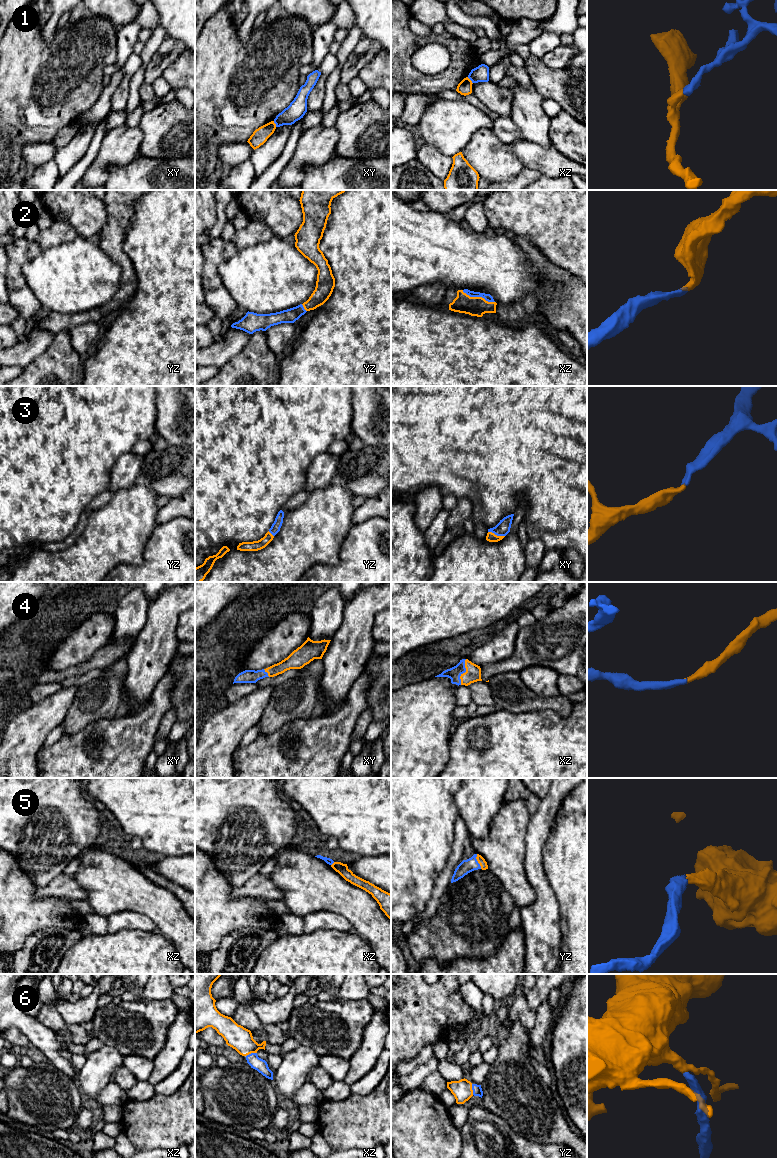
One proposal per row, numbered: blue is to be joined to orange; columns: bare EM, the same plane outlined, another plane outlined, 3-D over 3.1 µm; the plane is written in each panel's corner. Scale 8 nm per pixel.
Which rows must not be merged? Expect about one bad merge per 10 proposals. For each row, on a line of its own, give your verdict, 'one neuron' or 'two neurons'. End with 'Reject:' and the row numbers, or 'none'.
1: two neurons
2: one neuron
3: one neuron
4: one neuron
5: one neuron
6: one neuron
Reject: 1

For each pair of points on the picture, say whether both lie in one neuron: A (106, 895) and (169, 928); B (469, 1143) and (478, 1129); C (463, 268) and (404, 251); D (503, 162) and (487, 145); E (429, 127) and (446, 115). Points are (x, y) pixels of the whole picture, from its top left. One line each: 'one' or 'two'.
A: one
B: one
C: one
D: one
E: one

